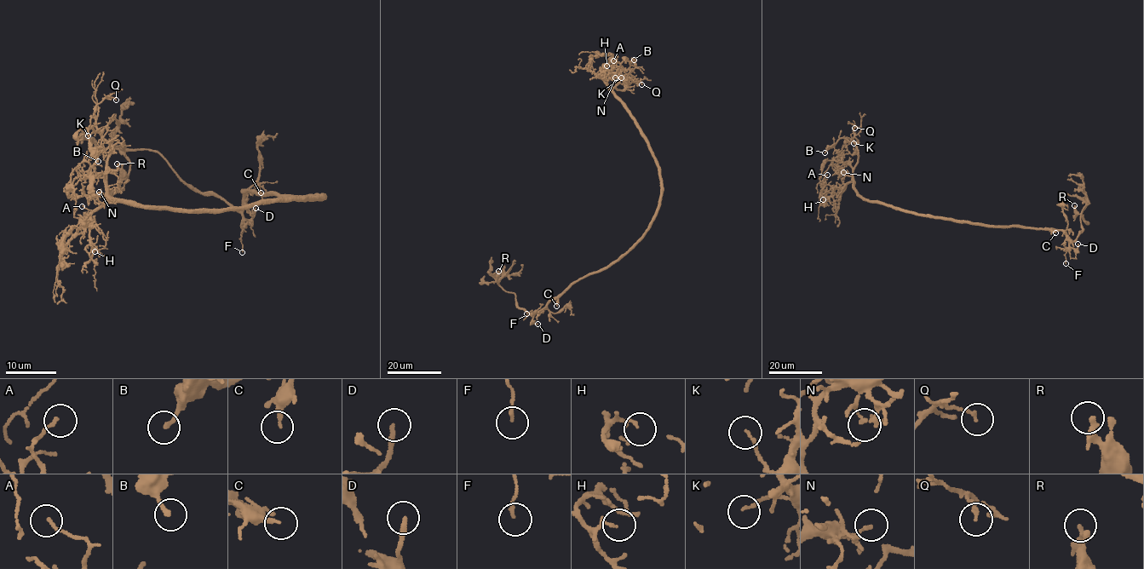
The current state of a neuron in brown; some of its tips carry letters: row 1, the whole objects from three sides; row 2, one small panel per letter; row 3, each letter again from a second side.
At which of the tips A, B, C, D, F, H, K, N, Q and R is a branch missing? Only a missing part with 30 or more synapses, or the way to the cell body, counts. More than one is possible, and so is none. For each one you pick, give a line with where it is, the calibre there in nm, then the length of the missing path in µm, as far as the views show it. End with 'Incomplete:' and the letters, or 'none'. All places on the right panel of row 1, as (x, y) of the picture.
D: (1077, 244) | 240 nm | 60 µm
Incomplete: D

